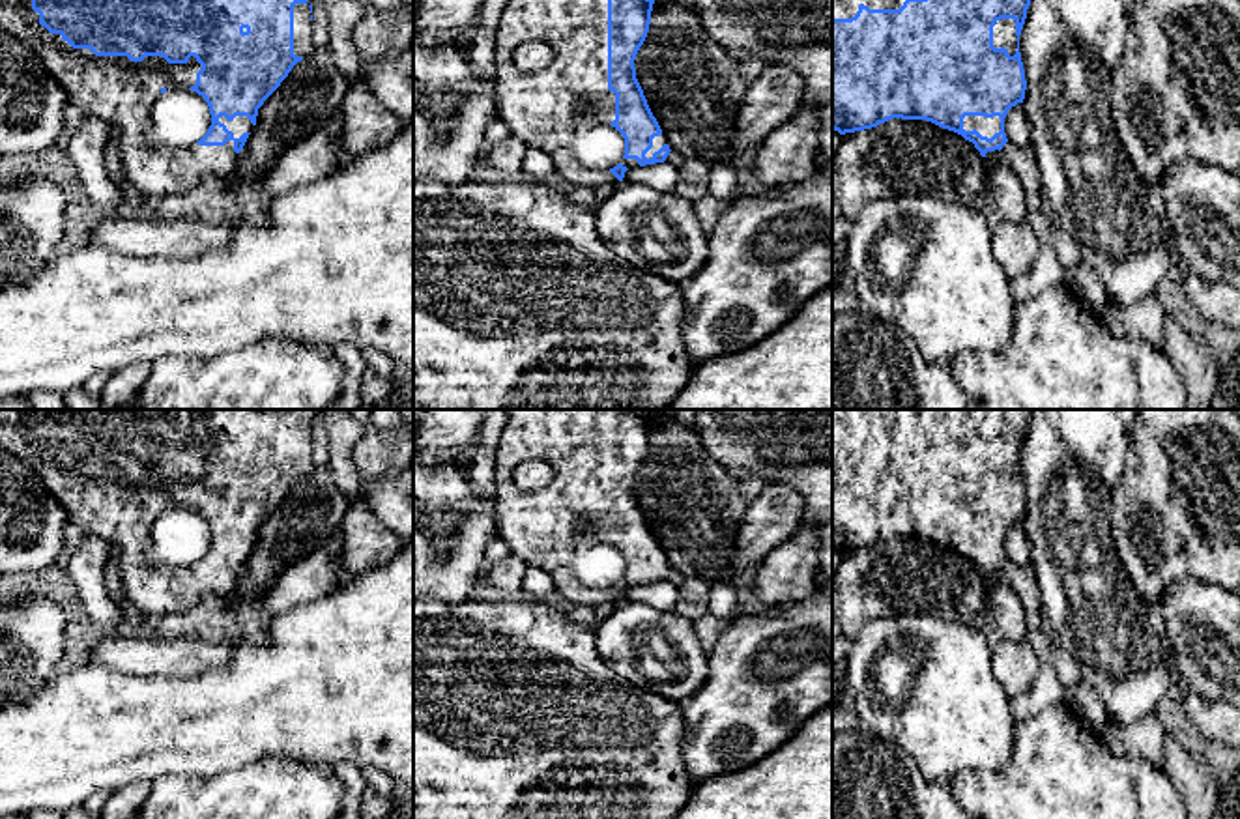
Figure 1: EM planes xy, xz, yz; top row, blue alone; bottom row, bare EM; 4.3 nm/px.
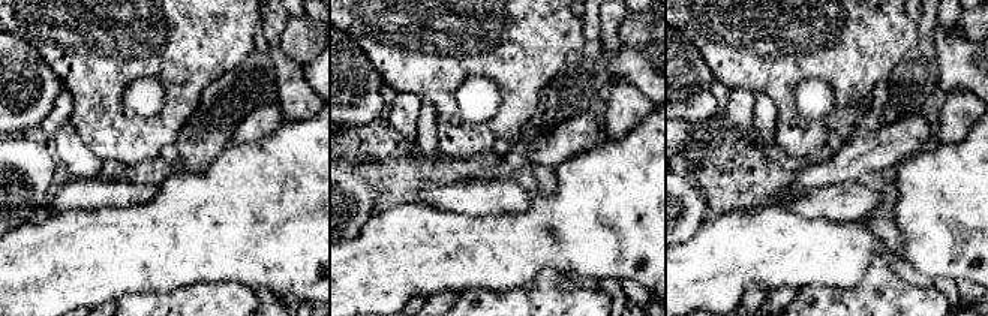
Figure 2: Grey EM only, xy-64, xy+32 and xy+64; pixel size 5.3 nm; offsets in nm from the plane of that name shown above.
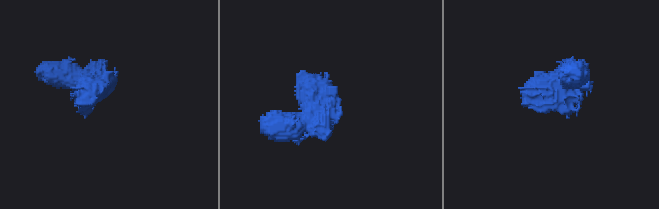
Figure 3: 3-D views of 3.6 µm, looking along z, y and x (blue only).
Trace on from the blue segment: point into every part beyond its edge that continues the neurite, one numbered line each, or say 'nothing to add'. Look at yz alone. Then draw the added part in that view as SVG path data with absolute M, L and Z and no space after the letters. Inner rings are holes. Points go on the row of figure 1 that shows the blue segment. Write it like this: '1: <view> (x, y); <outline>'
1: yz (1005, 36); M1001 19L993 26L993 47L1004 47L1010 56L1017 50L1017 36L1016 36L1016 21L1014 19Z

